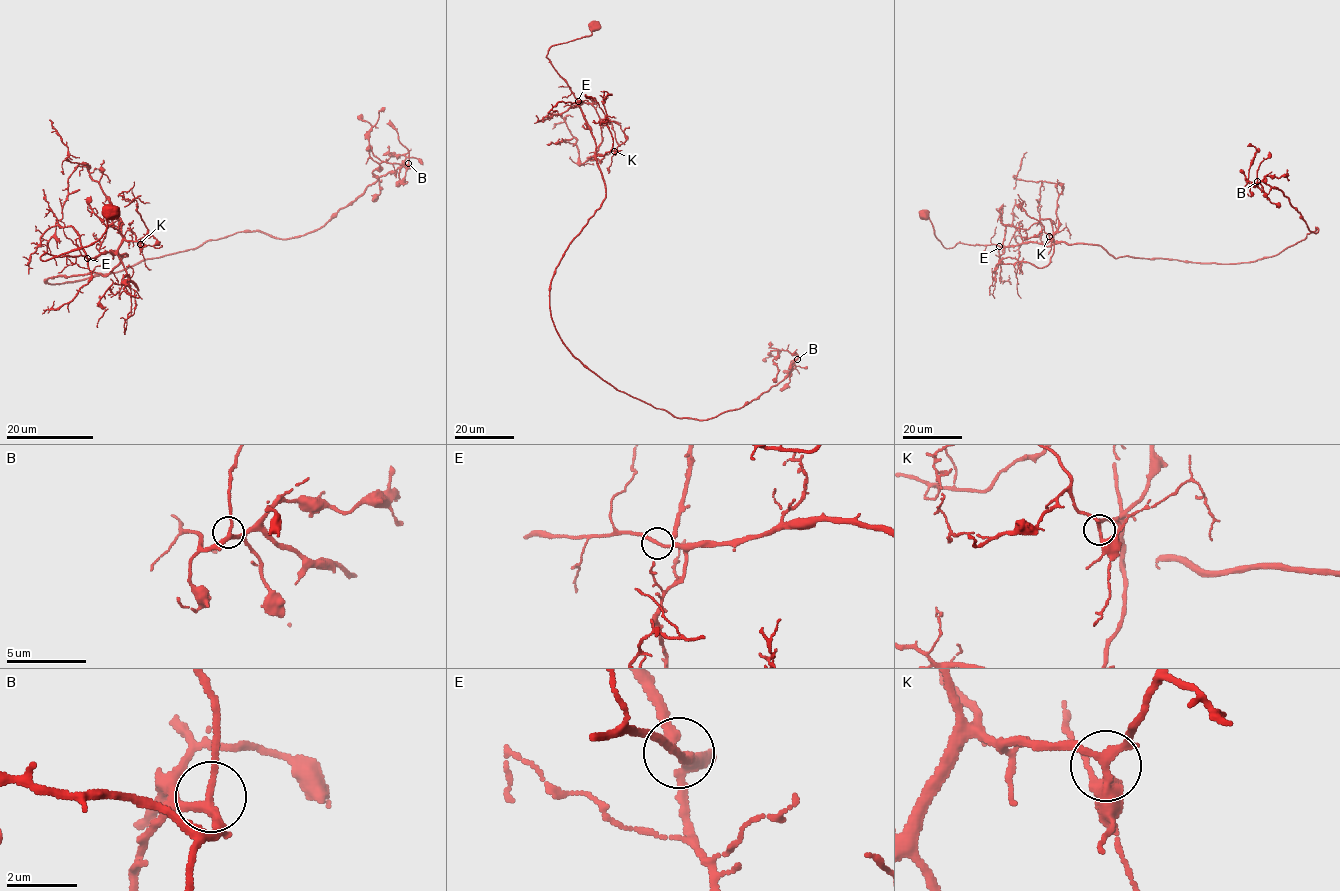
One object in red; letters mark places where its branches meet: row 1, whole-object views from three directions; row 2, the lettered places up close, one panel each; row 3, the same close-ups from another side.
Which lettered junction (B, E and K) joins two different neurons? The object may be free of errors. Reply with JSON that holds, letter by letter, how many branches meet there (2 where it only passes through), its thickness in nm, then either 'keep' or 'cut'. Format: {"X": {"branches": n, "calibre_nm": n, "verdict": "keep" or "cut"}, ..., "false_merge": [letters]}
{"B": {"branches": 3, "calibre_nm": 240, "verdict": "keep"}, "E": {"branches": 3, "calibre_nm": 160, "verdict": "keep"}, "K": {"branches": 3, "calibre_nm": 240, "verdict": "keep"}, "false_merge": []}

